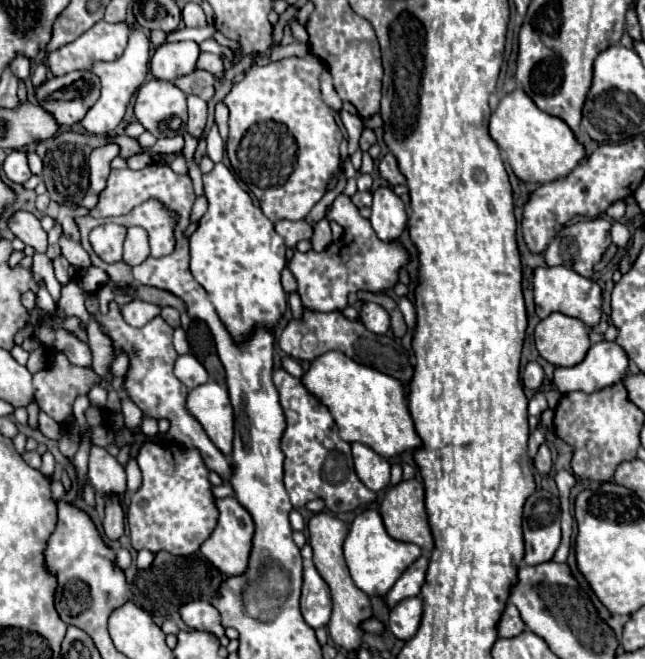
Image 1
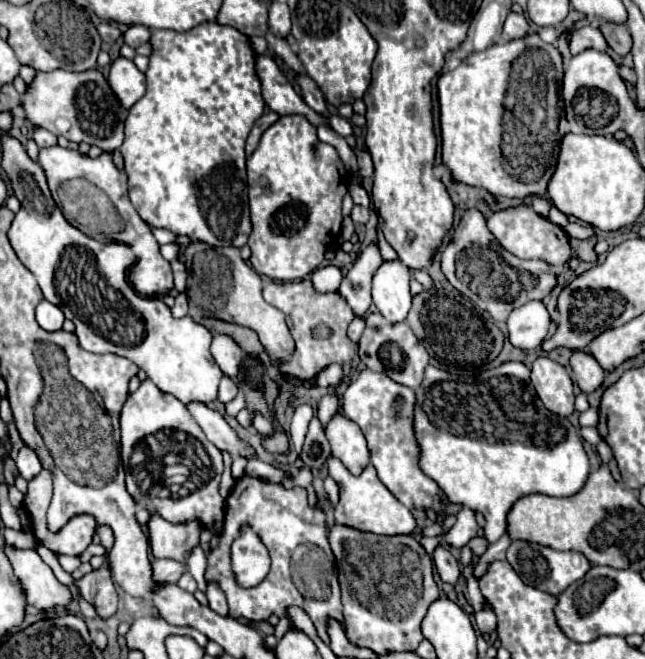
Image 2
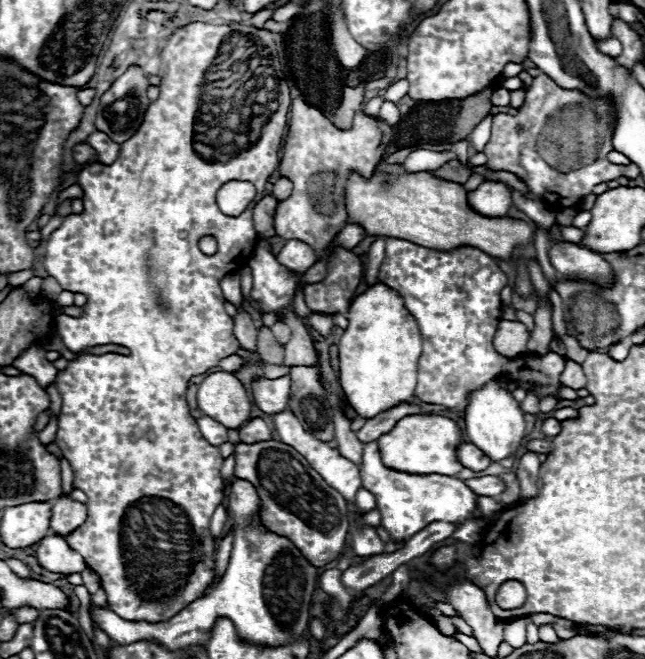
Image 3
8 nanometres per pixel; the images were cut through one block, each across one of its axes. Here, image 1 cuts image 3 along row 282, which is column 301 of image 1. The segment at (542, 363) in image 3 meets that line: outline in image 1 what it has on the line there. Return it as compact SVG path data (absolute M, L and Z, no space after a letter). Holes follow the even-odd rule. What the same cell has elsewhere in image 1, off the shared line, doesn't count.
M282 368L274 370L272 380L280 394L280 404L286 416L286 430L280 440L280 450L284 452L284 486L292 506L302 508L306 502L322 498L332 514L340 514L374 502L376 492L366 488L356 476L350 444L338 436L336 424L326 406L322 406L320 400L302 386L300 378L294 378ZM326 436L330 436L334 442L332 450L326 450L322 444Z

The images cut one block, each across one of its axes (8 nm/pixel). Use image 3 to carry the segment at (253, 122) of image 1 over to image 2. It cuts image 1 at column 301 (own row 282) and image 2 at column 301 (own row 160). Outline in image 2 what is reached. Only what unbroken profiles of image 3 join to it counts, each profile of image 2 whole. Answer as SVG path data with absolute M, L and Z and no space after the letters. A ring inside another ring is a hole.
M300 114L280 116L260 138L258 148L246 162L248 170L248 198L252 232L248 246L252 248L249 259L258 274L266 274L272 280L302 280L312 274L324 260L326 250L338 240L342 228L342 198L348 192L348 172L338 152L320 142L316 126Z

